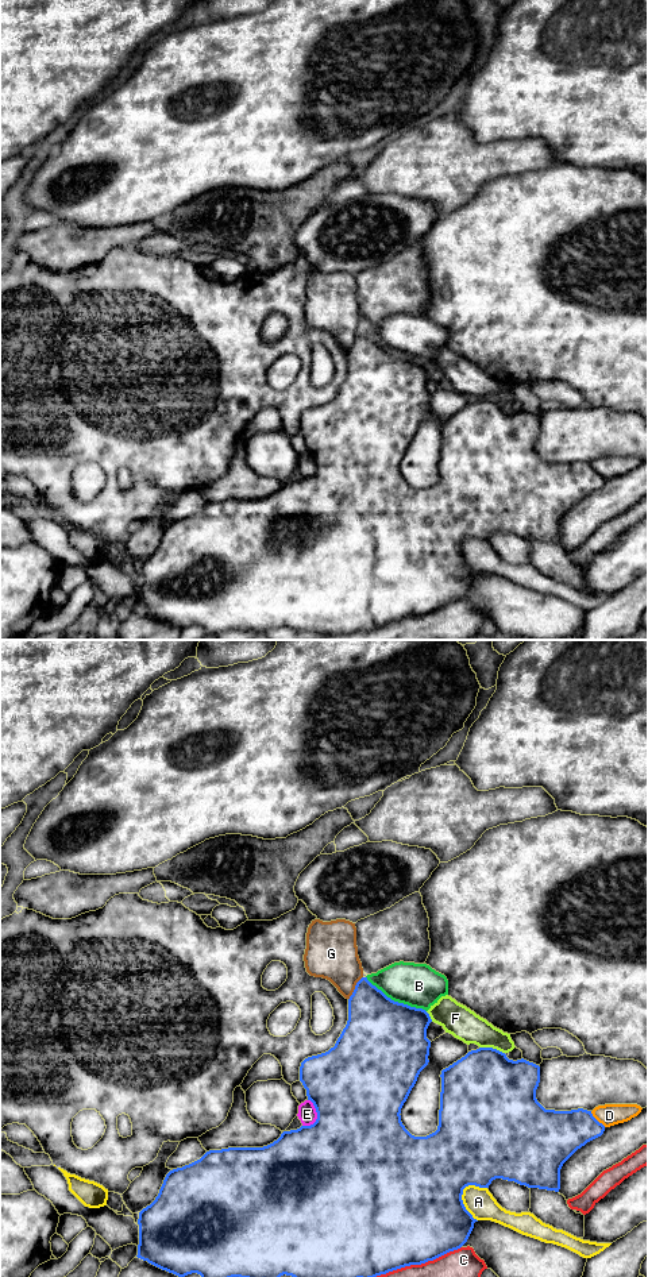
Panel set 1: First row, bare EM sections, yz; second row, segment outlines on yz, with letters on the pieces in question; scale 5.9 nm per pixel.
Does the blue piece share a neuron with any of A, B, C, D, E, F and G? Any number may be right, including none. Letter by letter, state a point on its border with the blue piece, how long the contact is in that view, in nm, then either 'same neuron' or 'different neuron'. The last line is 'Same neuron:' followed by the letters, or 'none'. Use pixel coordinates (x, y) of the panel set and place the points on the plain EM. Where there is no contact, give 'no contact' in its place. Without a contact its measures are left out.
A: contact yz (462, 555); length 220 nm; different neuron
B: contact yz (396, 354); length 420 nm; different neuron
C: contact yz (394, 621); length 800 nm; different neuron
D: contact yz (596, 471); length 130 nm; different neuron
E: contact yz (317, 469); length 170 nm; different neuron
F: contact yz (492, 400); length 160 nm; different neuron
G: contact yz (355, 340); length 170 nm; different neuron
Same neuron: none

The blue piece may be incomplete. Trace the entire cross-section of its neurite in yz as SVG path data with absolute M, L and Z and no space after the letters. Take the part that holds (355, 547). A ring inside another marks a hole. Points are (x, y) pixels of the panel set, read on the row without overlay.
M362 329L348 351L348 373L333 400L328 404L305 410L300 418L300 433L306 441L308 452L316 460L317 471L310 478L284 483L273 495L263 499L228 499L209 502L200 512L170 522L155 552L139 564L139 597L138 610L148 616L185 629L197 625L202 636L215 636L232 629L254 633L277 633L281 628L292 628L305 636L312 634L347 634L358 630L369 632L389 624L433 613L450 603L460 601L468 591L474 575L478 574L466 562L462 547L468 537L489 540L493 532L514 533L528 540L539 540L559 544L560 521L563 516L587 494L601 489L605 478L599 475L591 463L578 460L571 463L545 462L536 451L540 435L540 418L524 410L513 413L505 405L493 400L479 400L441 423L441 444L437 482L427 489L412 487L401 474L401 460L414 439L420 424L428 417L431 393L427 381L432 374L423 360L410 359L387 350L373 337L367 329Z

